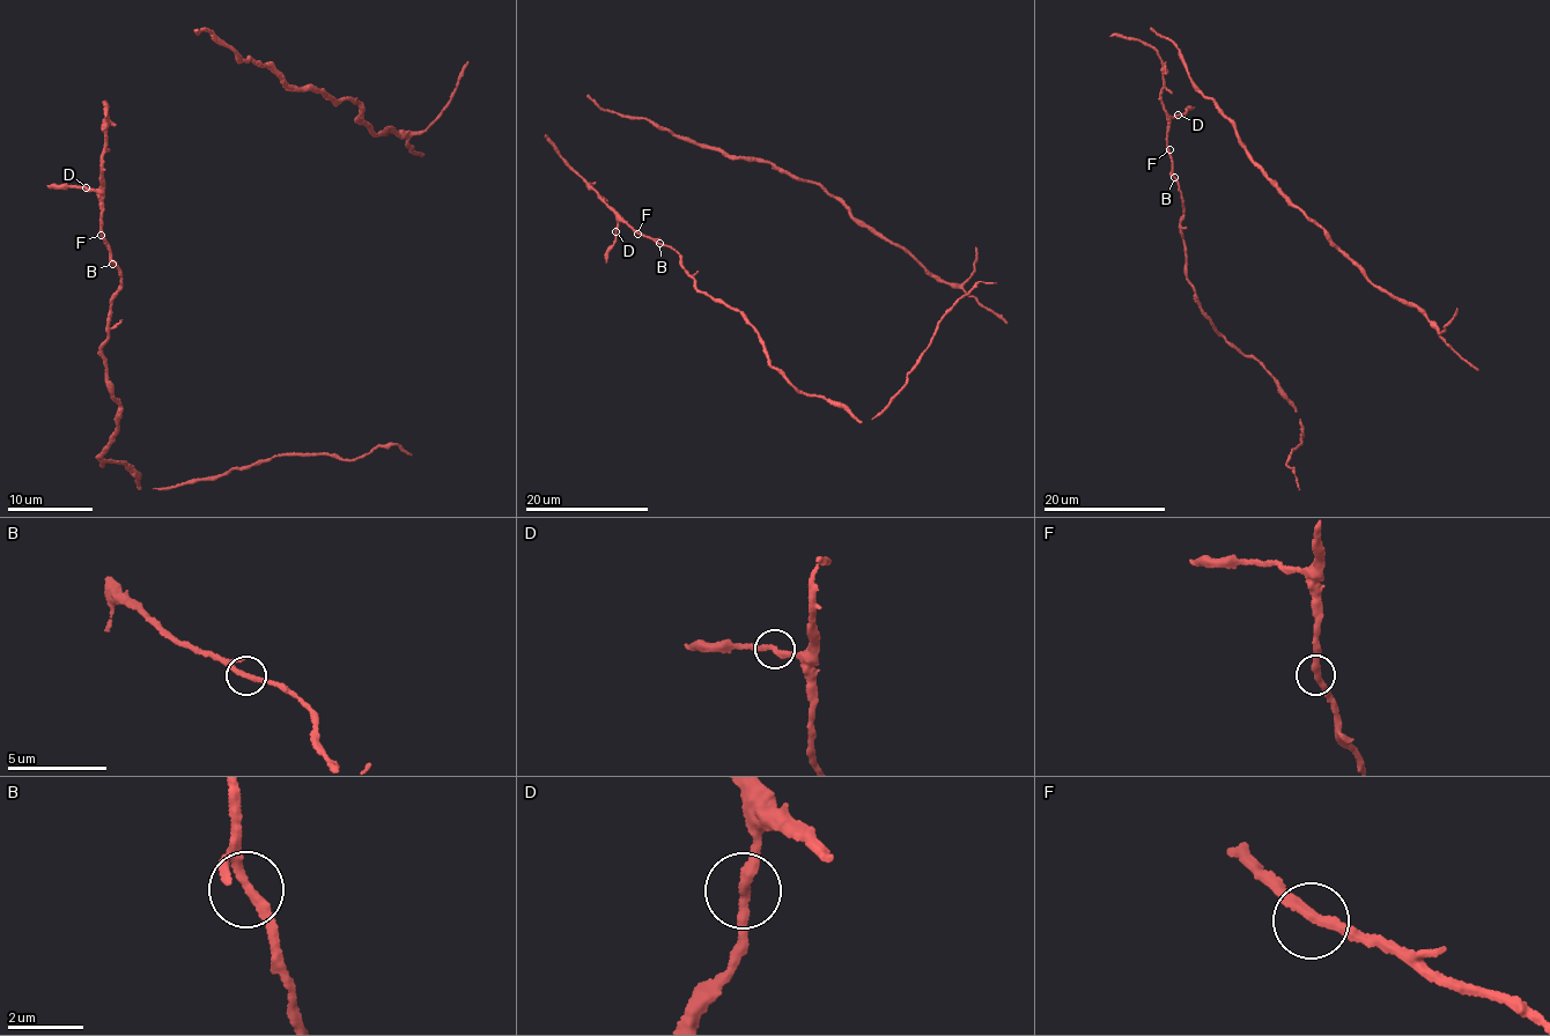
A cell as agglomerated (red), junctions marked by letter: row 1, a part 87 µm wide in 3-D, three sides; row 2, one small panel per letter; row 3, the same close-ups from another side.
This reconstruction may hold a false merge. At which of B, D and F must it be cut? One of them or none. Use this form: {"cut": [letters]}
{"cut": []}

